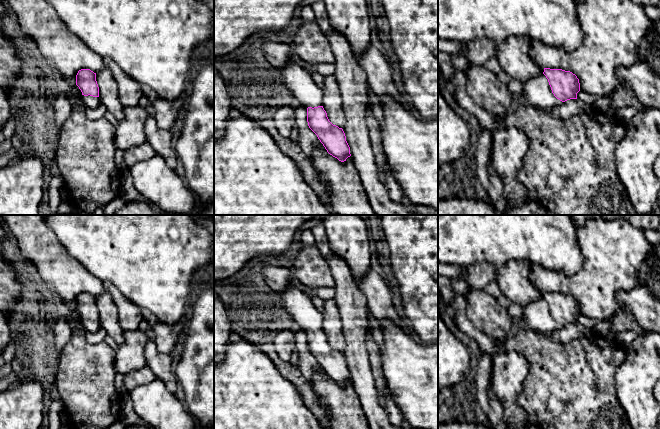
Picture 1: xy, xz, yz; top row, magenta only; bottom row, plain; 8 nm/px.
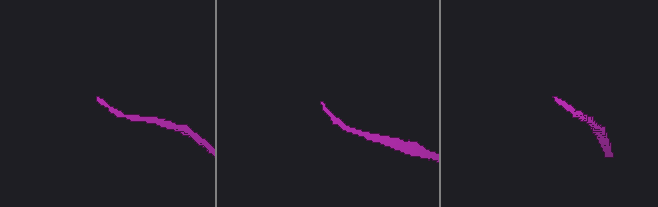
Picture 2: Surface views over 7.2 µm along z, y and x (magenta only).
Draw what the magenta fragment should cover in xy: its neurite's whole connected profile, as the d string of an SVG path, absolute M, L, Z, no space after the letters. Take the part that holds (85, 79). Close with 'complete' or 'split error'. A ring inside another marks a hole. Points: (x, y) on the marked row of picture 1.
M90 69L79 70L76 75L76 85L82 92L80 102L85 108L95 109L101 104L96 73Z; split error

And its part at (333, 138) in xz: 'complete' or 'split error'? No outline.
split error

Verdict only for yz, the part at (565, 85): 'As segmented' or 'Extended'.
Extended

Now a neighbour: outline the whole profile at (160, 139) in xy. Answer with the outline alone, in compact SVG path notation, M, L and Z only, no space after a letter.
M154 117L147 118L144 131L146 142L165 160L171 169L175 170L180 160L172 142L171 132L159 128Z

